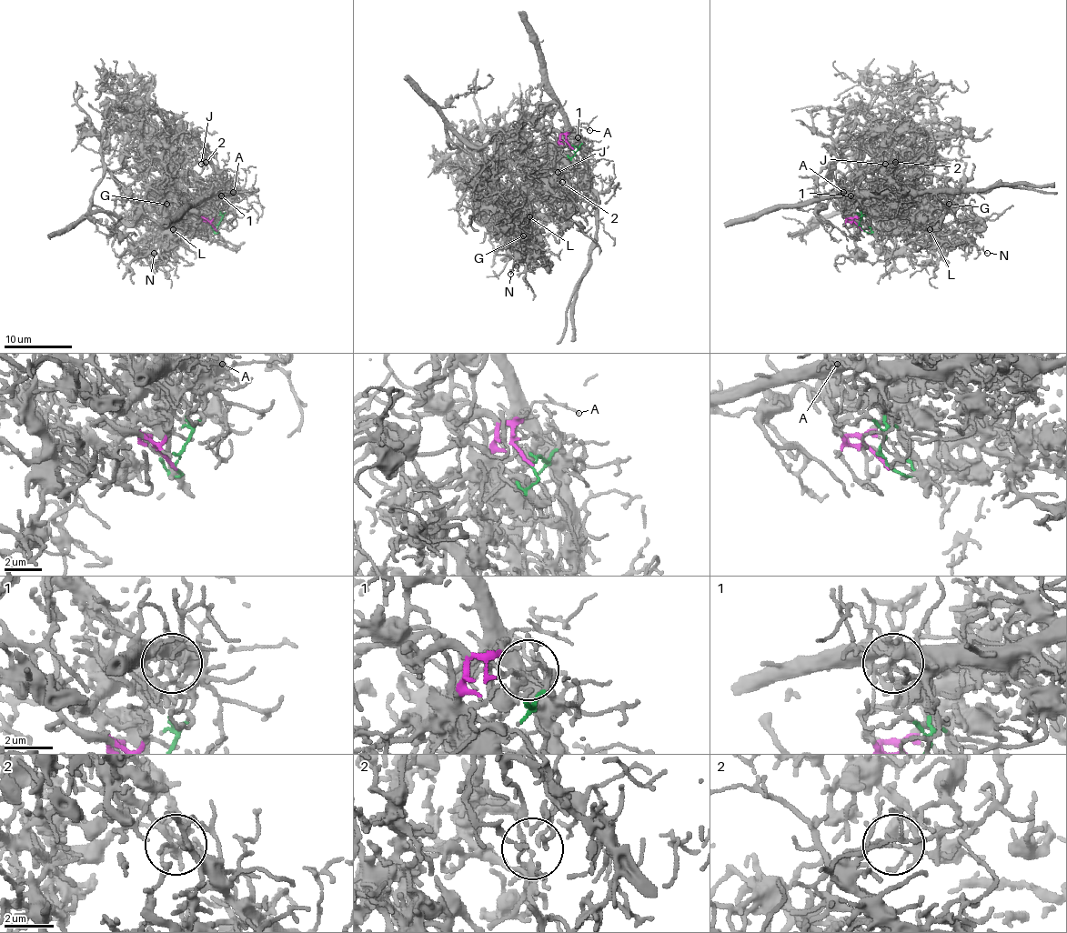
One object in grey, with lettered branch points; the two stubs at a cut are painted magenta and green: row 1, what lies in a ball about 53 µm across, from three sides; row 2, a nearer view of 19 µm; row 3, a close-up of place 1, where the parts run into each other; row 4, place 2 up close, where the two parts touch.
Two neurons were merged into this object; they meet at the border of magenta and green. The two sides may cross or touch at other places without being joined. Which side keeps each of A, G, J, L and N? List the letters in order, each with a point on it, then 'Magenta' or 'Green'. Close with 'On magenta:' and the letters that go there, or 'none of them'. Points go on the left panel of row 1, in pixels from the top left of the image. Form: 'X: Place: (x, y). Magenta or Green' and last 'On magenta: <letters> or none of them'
A: Place: (233, 192). Green
G: Place: (166, 204). Magenta
J: Place: (201, 164). Magenta
L: Place: (173, 229). Magenta
N: Place: (154, 253). Magenta
On magenta: G, J, L, N

